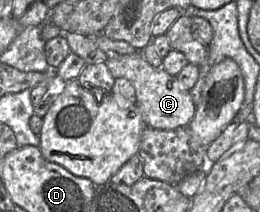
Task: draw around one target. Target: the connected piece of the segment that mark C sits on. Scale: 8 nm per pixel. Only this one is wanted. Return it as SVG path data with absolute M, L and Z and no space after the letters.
M142 51L121 59L107 59L107 65L112 76L129 80L135 88L136 106L147 126L159 130L172 130L186 127L196 112L191 94L184 89L176 76L168 74L163 68L152 67L142 56Z

